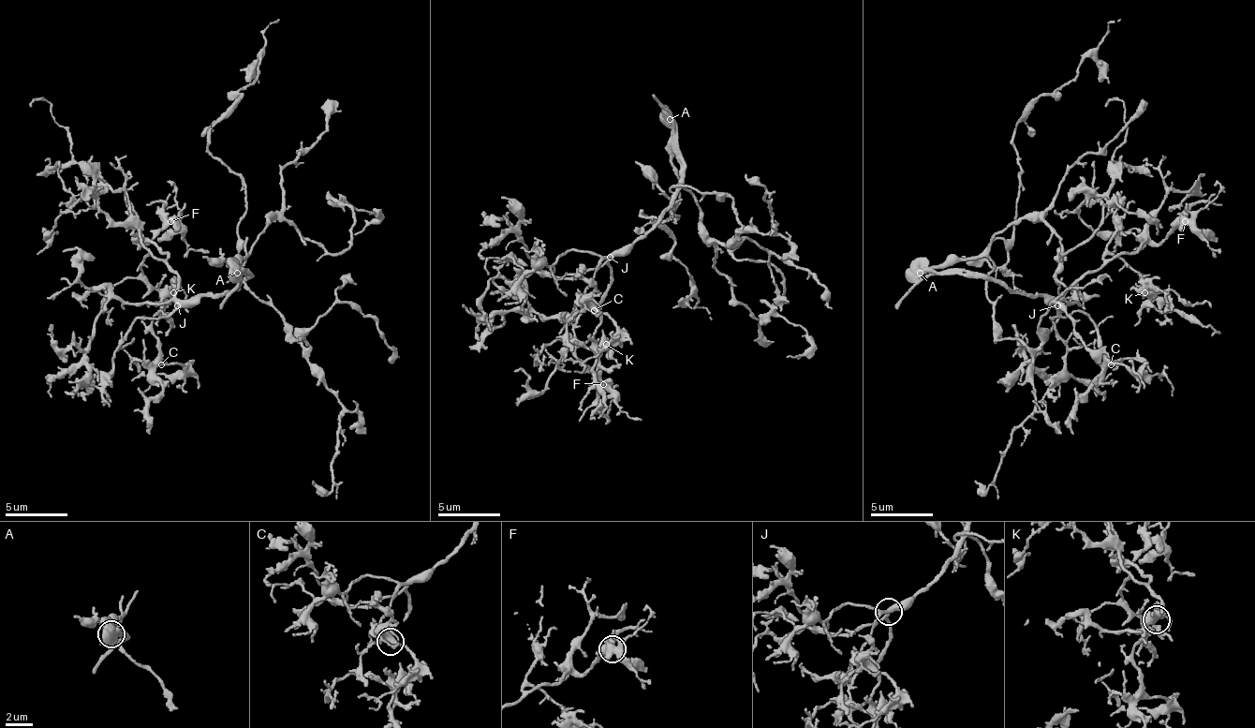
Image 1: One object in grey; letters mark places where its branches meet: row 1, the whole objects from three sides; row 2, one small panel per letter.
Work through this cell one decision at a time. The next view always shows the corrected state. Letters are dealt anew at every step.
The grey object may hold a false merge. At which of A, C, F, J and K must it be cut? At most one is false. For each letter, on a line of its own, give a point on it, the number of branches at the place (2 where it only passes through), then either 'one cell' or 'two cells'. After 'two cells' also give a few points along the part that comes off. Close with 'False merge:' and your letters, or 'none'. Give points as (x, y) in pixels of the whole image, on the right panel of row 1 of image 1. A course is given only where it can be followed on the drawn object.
A: place (920, 273); branches 4; one cell
C: place (1111, 364); branches 4; one cell
F: place (1185, 221); branches 4; one cell
J: place (1057, 305); branches 4; one cell
K: place (1144, 292); branches 3; one cell
False merge: none

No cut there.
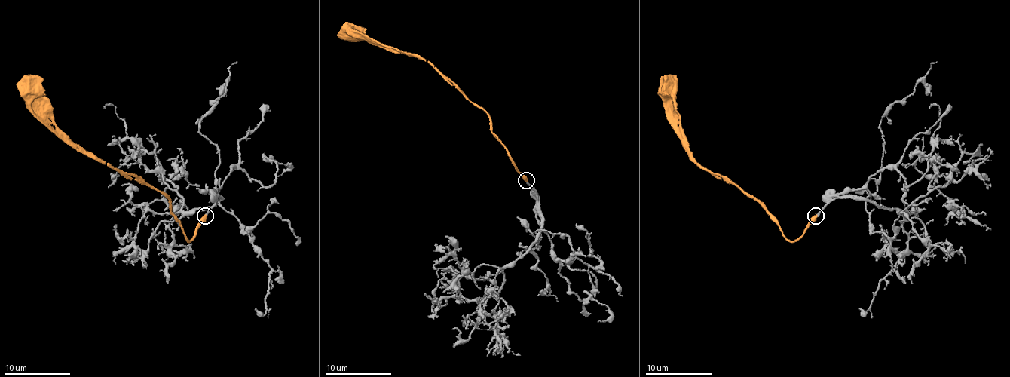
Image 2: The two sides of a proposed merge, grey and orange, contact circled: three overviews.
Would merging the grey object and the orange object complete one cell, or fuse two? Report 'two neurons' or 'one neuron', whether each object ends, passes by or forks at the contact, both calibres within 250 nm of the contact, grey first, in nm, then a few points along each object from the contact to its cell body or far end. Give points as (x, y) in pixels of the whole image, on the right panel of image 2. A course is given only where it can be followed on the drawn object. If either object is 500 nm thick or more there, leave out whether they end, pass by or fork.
one neuron; 240 nm thick on the grey side, 500 nm on the other; grey runs (817, 216), (837, 197), (904, 211), (925, 196), (940, 124), (940, 108), (928, 108); orange runs (815, 216), (799, 237), (788, 240), (759, 203), (705, 171), (690, 156), (680, 121), (665, 94), (665, 76)

